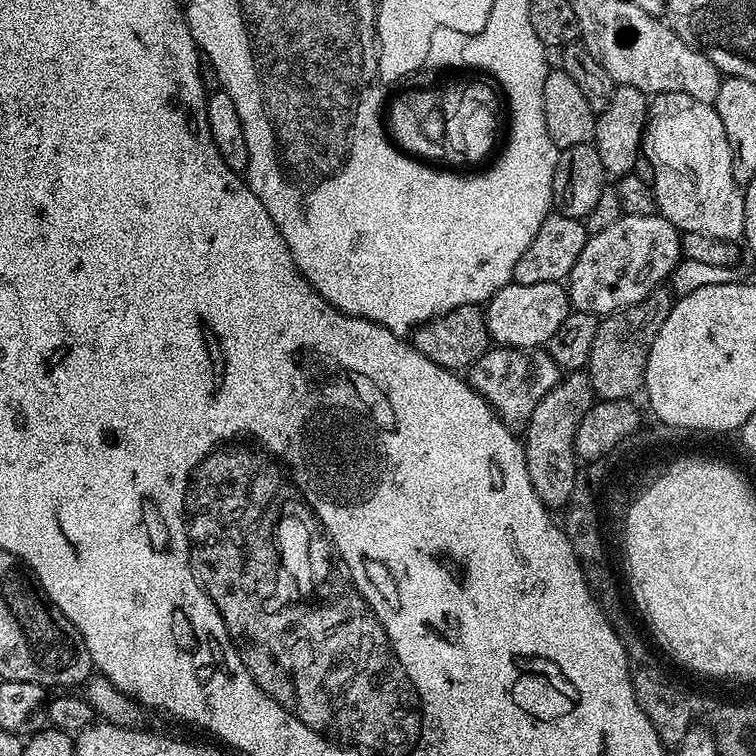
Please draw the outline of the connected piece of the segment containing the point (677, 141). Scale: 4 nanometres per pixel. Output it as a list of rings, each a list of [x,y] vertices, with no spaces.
[[[657,92],[648,105],[648,122],[642,129],[644,148],[642,154],[654,166],[651,178],[659,215],[664,216],[681,233],[710,234],[710,238],[739,241],[744,234],[744,192],[734,178],[732,147],[726,138],[722,118],[718,118],[712,104],[698,102],[690,94]]]

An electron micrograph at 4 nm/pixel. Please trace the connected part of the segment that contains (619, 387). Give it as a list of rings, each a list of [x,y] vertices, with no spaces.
[[[661,286],[642,302],[621,312],[612,312],[600,320],[598,334],[594,334],[594,350],[590,350],[586,369],[593,393],[600,400],[626,400],[643,389],[650,346],[654,346],[654,338],[658,338],[658,330],[662,330],[662,322],[666,322],[673,303],[673,293]]]

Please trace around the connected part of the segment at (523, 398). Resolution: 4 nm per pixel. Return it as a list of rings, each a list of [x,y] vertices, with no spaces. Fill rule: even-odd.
[[[492,346],[482,358],[474,361],[466,379],[472,385],[472,389],[494,409],[497,418],[504,425],[513,430],[520,430],[527,425],[534,410],[542,402],[542,398],[546,398],[546,394],[550,394],[550,390],[554,390],[554,386],[560,383],[562,370],[556,365],[554,358],[548,356],[547,351]]]

